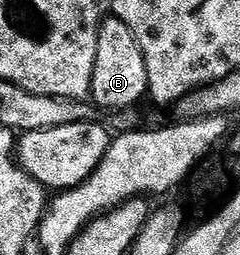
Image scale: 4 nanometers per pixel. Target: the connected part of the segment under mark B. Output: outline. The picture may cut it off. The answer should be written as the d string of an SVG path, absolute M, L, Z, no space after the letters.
M108 16L100 20L90 100L103 109L131 109L142 97L148 96L148 83L149 75L145 71L145 59L141 55L141 49L137 47L137 41L132 37L132 32L116 17Z

